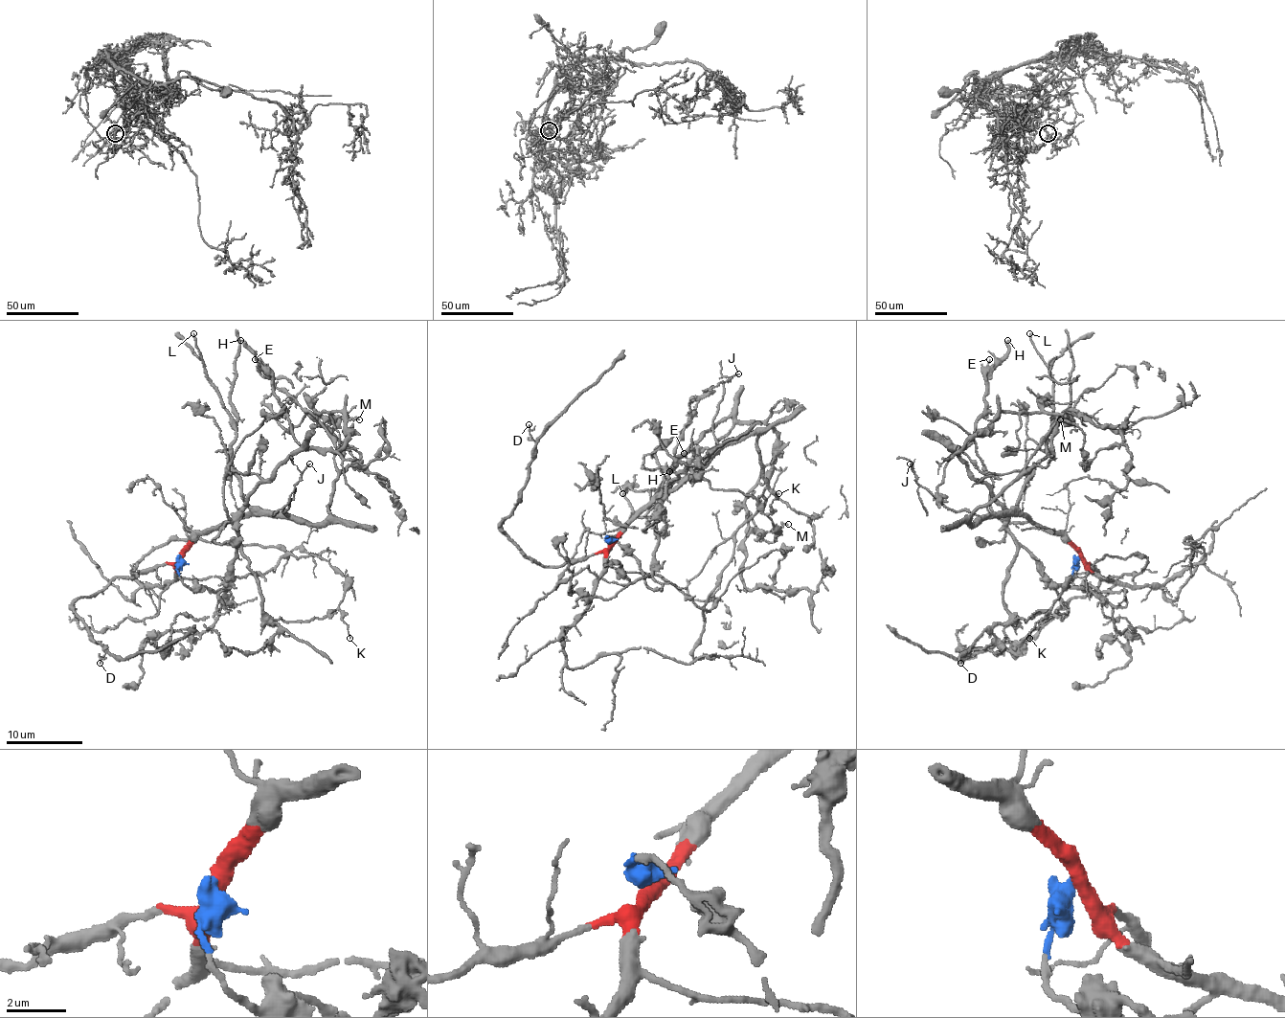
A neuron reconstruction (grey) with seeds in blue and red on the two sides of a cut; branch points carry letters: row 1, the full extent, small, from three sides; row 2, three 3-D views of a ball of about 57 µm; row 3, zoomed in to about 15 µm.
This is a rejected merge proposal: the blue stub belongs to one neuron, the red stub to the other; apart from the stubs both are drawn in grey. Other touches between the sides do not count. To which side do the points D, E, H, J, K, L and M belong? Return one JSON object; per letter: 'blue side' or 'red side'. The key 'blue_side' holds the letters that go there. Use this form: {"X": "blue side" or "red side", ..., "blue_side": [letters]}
{"D": "red side", "E": "blue side", "H": "blue side", "J": "red side", "K": "blue side", "L": "red side", "M": "blue side", "blue_side": ["E", "H", "K", "M"]}

